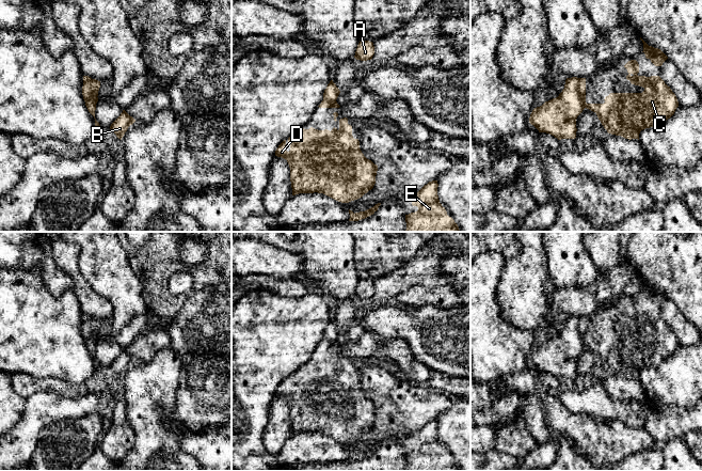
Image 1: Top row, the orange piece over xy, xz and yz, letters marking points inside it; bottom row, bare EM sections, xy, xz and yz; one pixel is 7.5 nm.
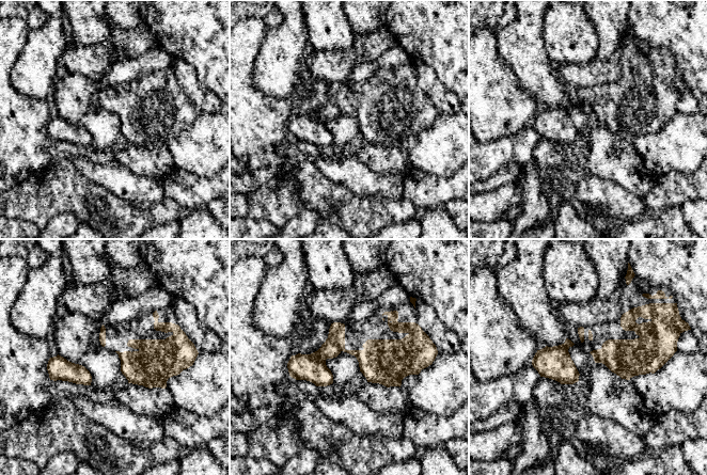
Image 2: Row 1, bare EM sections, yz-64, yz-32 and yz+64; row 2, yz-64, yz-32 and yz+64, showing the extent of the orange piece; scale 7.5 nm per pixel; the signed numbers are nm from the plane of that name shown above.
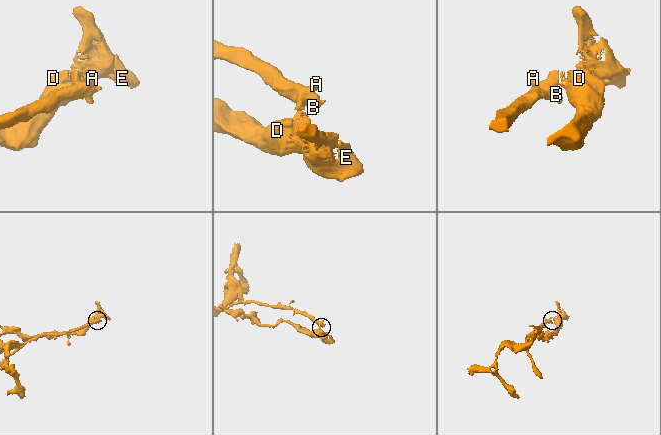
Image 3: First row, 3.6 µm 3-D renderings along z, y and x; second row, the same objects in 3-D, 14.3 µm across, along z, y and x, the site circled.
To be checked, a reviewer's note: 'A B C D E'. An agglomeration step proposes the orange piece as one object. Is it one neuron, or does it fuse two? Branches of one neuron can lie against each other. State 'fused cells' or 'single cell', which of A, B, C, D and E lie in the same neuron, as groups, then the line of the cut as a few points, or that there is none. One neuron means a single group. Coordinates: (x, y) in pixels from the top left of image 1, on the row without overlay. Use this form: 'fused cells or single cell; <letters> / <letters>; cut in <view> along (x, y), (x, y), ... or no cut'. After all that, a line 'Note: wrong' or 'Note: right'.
fused cells; A B / C D E; cut in yz along (579, 317), (578, 335), (585, 346)
Note: wrong

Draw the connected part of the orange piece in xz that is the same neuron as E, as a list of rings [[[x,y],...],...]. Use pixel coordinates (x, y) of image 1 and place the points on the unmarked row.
[[[432,420],[413,434],[412,444],[417,445],[418,450],[405,454],[405,471],[460,471],[440,442],[437,426],[437,420]]]

